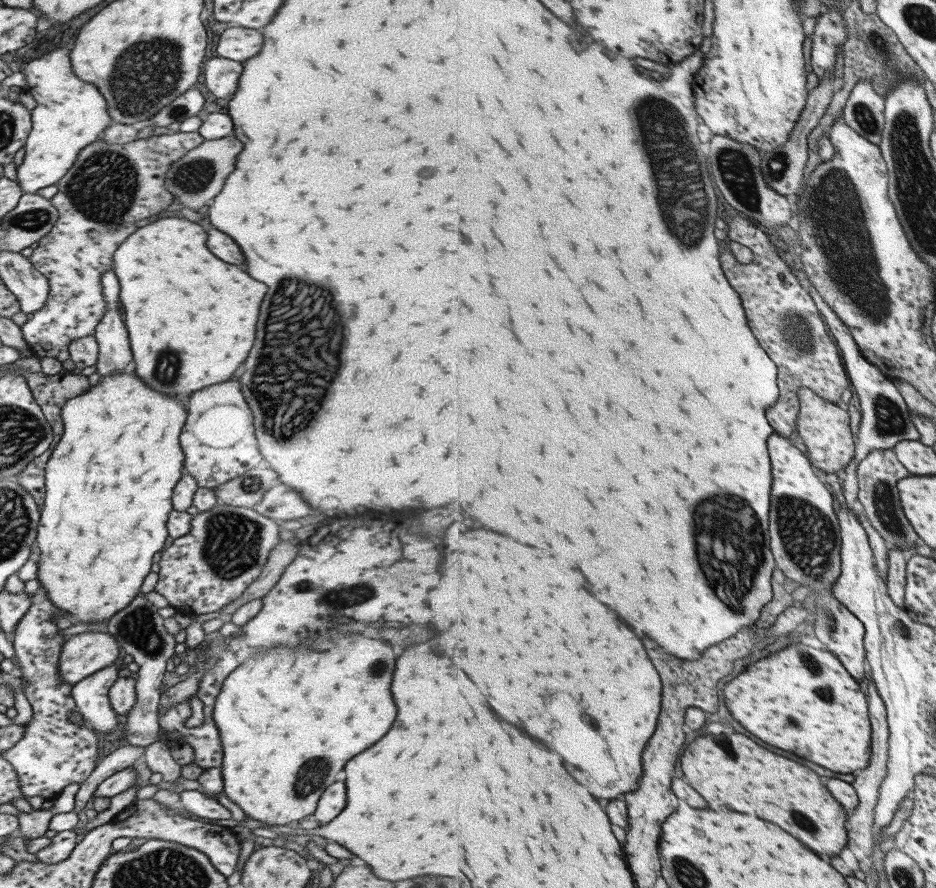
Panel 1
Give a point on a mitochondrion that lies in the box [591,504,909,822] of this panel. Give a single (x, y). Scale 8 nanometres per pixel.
(827, 692)

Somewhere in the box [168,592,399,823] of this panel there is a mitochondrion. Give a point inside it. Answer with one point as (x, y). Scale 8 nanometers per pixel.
(313, 772)

